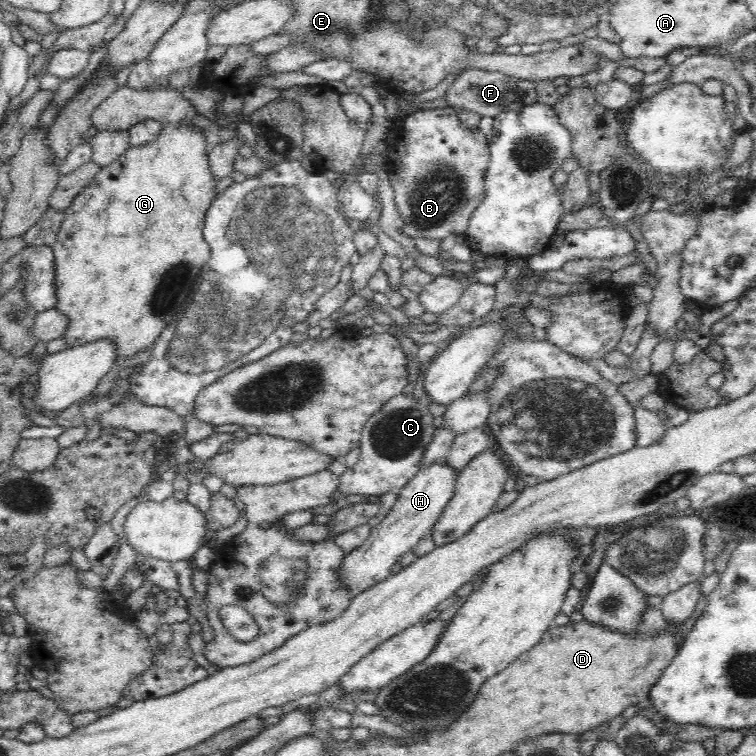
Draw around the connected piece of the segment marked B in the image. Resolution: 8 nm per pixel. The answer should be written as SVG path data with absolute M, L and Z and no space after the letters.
M434 104L431 107L415 108L412 113L404 116L398 120L391 130L387 133L385 138L387 147L386 151L386 171L391 179L391 186L394 189L394 200L396 201L397 211L402 215L404 219L403 229L406 236L410 236L412 239L426 238L430 240L438 239L442 241L452 234L464 236L472 216L472 213L482 204L485 195L486 186L486 174L488 166L491 162L491 155L489 150L489 144L484 133L479 129L464 129L461 121L457 116L457 110L449 105Z

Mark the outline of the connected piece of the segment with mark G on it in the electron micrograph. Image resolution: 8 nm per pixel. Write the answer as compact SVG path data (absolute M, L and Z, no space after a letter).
M184 119L175 124L165 123L164 129L157 140L154 140L154 142L147 146L131 147L123 156L113 161L112 164L101 168L94 181L88 187L84 188L64 211L64 222L61 224L56 243L52 244L51 248L54 251L53 255L55 258L55 285L57 294L55 309L63 312L69 318L67 331L62 336L67 342L67 346L76 347L105 338L116 343L117 360L132 358L132 356L136 356L138 352L142 352L146 348L152 349L154 343L158 340L158 336L170 326L170 323L182 311L185 301L191 293L196 277L200 274L201 268L210 260L211 249L206 241L204 241L203 222L208 207L216 198L214 188L220 180L212 178L212 173L210 173L208 156L211 148L208 148L208 143L204 139L204 133L196 127L192 127L189 120Z

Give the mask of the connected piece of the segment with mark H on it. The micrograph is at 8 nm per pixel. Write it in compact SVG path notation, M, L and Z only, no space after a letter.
M445 458L422 467L412 480L399 490L398 498L389 513L375 527L371 527L371 533L366 542L344 555L340 565L340 585L350 592L369 590L381 581L391 576L392 566L398 562L402 554L406 554L418 544L422 536L430 534L434 523L439 519L444 507L448 504L455 491L457 474L460 470L454 470L447 465Z

